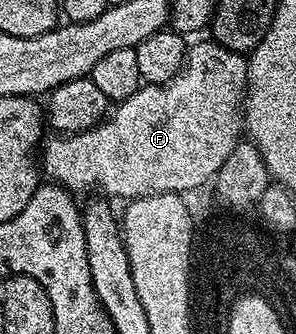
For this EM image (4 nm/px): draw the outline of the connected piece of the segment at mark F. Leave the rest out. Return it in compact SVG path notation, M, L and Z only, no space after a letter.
M211 38L200 40L196 45L187 49L184 57L184 67L180 69L173 80L165 84L144 84L137 92L130 94L130 98L119 101L111 109L109 115L105 116L100 123L95 124L93 128L85 132L73 132L71 134L56 134L53 135L53 140L49 139L43 145L44 157L39 157L38 164L44 172L49 181L60 185L62 188L67 188L72 194L84 192L87 188L92 188L97 184L101 188L103 195L108 198L117 196L121 202L129 200L136 200L140 196L149 196L150 194L162 194L163 192L175 192L177 194L189 194L195 188L200 188L204 183L211 181L218 174L218 170L222 166L222 162L226 162L226 158L230 158L230 150L234 150L236 144L241 143L242 140L242 113L244 110L244 98L248 91L248 61L241 53L234 50L226 50L226 46L217 44Z

